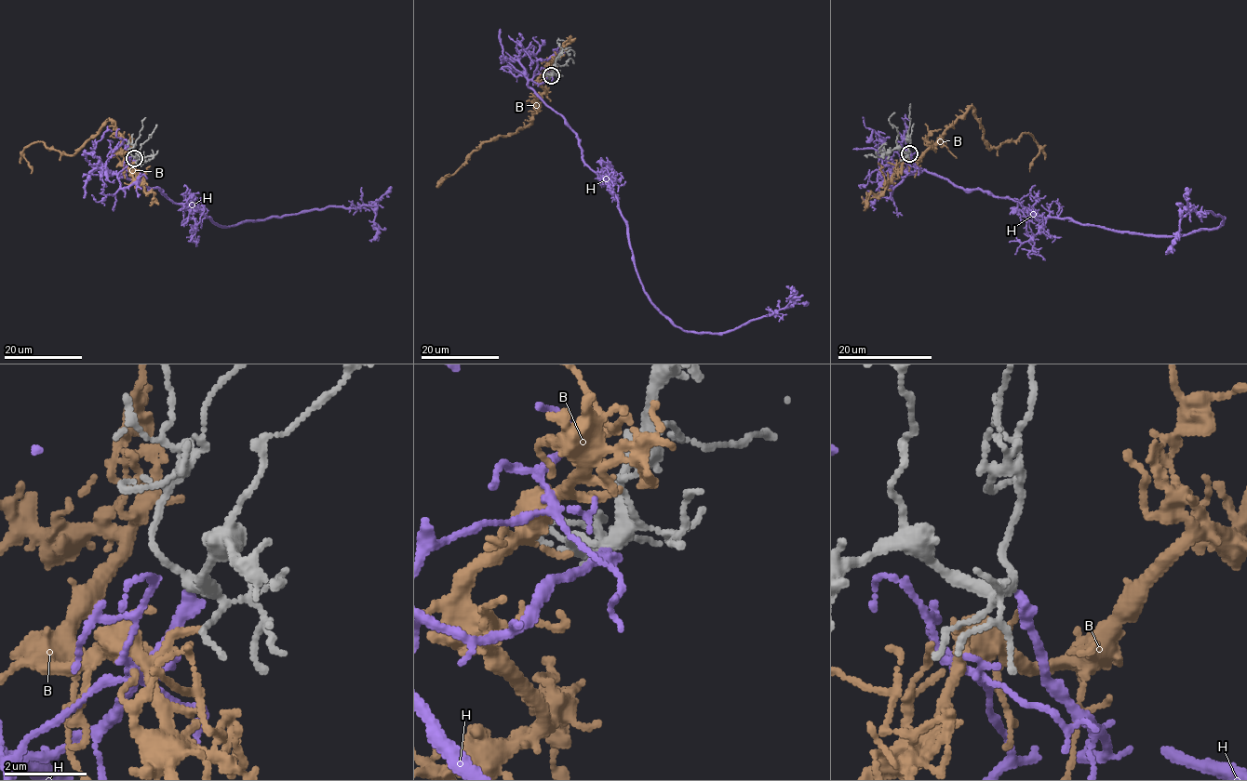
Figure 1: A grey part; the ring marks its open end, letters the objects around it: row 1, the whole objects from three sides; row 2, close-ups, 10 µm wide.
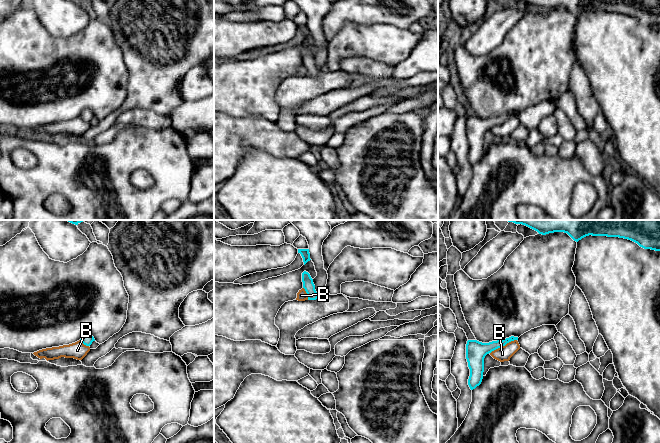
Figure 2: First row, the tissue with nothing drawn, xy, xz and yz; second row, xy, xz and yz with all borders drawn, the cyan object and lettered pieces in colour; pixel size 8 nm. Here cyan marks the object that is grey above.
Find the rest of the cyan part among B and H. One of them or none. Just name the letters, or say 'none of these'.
H

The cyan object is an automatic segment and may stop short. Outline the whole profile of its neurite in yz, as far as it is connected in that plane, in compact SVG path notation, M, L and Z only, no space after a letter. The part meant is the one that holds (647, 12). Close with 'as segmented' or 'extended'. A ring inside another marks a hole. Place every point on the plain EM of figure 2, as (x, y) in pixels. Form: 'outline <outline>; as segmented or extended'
outline M522 0L539 10L567 9L574 17L592 12L631 16L644 25L660 27L660 0Z; as segmented

